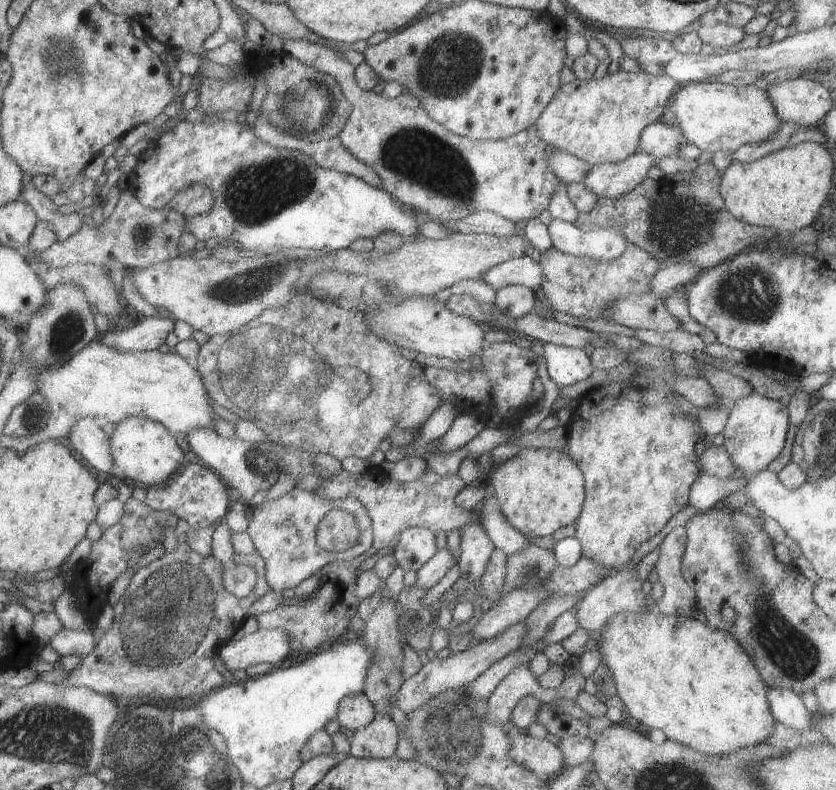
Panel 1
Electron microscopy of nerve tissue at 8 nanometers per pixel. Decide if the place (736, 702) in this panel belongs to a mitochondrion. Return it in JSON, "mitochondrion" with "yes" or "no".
{"mitochondrion":"no"}

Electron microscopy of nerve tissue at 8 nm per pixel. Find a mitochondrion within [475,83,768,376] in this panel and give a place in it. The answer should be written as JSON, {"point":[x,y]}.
{"point":[674,231]}

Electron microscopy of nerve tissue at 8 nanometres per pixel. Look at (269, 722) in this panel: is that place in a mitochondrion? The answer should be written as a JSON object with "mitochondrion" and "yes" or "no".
{"mitochondrion":"no"}

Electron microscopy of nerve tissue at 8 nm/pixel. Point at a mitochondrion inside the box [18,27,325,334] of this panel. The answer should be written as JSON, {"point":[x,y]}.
{"point":[258,193]}

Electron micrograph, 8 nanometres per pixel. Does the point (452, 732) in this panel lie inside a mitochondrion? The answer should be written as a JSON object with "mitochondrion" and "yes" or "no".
{"mitochondrion":"yes"}

